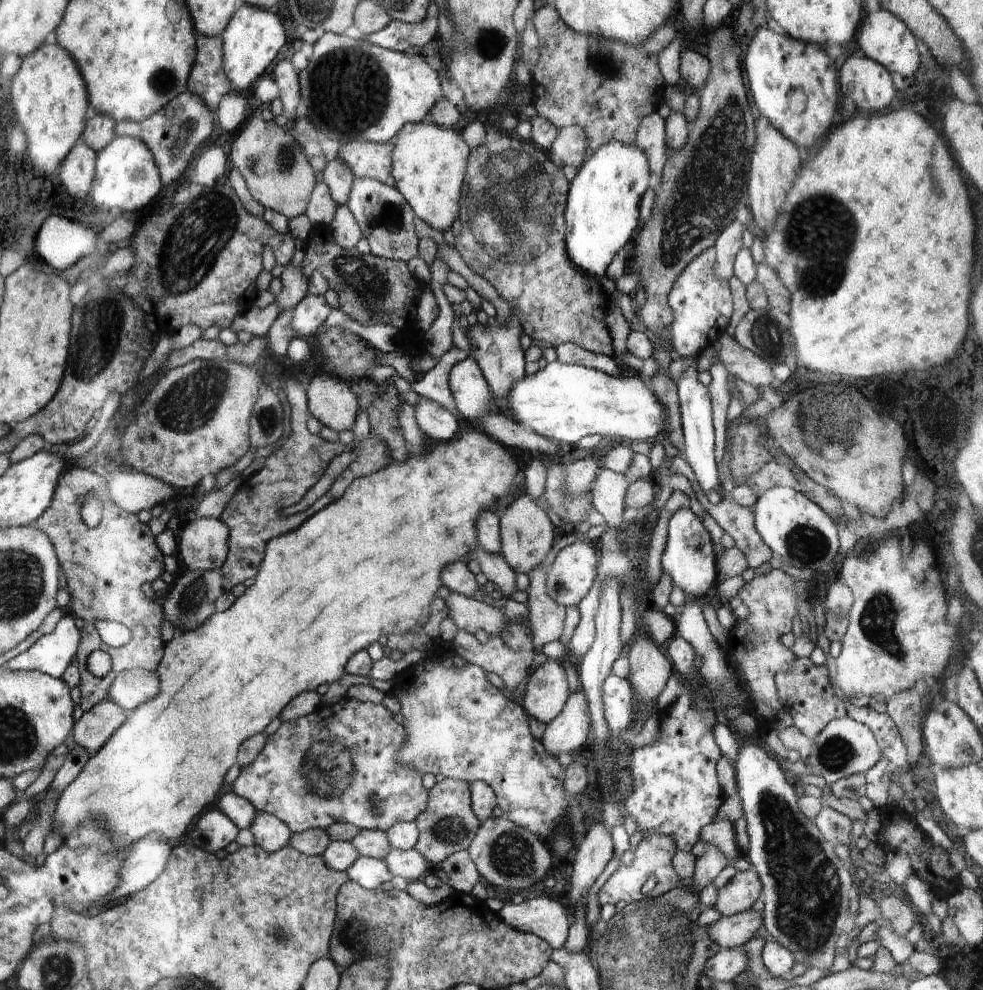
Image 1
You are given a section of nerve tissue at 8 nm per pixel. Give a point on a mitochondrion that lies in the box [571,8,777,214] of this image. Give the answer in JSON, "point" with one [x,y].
{"point":[606,63]}

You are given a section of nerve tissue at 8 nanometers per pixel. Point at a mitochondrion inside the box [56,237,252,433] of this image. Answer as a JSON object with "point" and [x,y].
{"point":[101,325]}

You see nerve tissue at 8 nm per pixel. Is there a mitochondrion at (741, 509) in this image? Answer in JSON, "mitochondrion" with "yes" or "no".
{"mitochondrion":"no"}

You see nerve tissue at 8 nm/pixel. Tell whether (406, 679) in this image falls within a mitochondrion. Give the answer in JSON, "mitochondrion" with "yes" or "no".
{"mitochondrion":"no"}

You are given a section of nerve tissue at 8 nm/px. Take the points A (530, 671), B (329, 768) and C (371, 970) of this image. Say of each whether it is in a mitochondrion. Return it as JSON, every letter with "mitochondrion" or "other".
{"A":"other","B":"mitochondrion","C":"mitochondrion"}

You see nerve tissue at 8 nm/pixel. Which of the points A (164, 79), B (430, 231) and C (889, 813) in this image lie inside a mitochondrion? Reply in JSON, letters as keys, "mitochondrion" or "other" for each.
{"A":"mitochondrion","B":"other","C":"other"}

